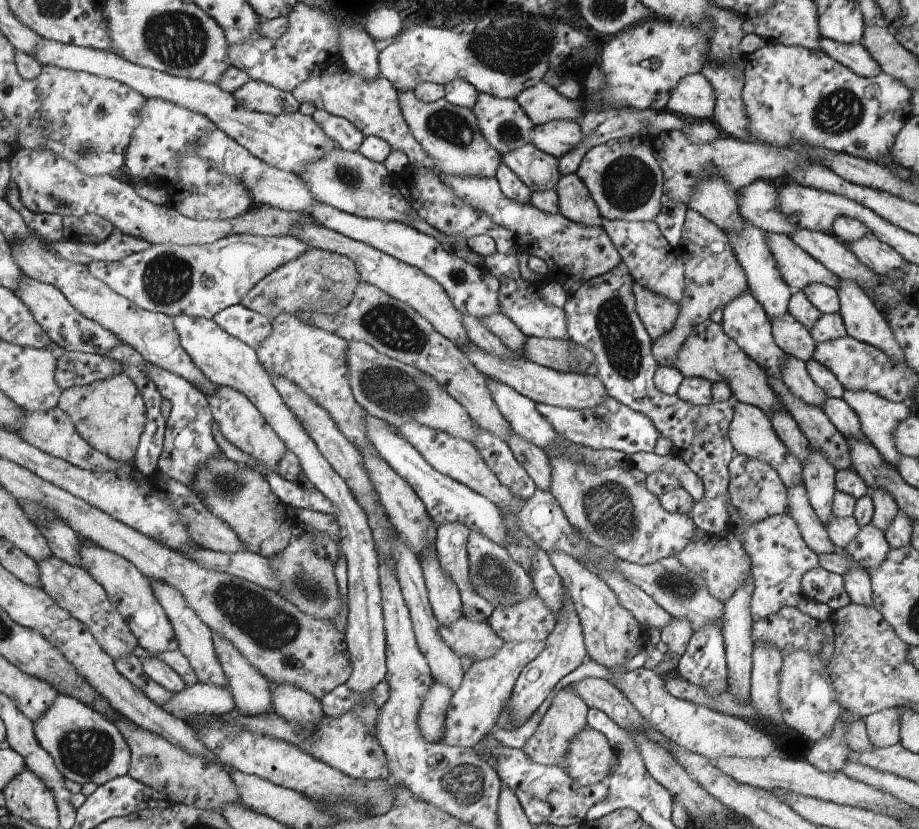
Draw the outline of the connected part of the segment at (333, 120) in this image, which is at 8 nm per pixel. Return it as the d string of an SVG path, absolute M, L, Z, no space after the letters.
M320 108L315 109L311 116L321 125L322 132L332 138L336 145L346 151L354 152L360 148L365 135L353 121L346 120L346 117L336 116Z

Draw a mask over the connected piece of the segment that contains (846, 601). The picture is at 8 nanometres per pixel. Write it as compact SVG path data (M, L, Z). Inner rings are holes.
M820 566L808 570L802 576L802 592L808 599L828 604L832 611L844 608L852 603L844 588L843 576L828 572Z

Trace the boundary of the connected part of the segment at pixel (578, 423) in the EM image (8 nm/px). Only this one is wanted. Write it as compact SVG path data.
M612 397L596 408L585 408L585 410L572 410L542 403L537 404L537 409L540 416L544 416L553 425L557 434L564 436L570 443L590 449L614 449L628 455L640 451L653 452L660 436L650 418Z

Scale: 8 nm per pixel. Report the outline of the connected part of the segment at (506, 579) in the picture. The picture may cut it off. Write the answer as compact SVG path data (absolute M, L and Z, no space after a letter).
M470 532L466 542L466 552L469 552L470 569L473 589L478 596L489 602L494 608L498 606L512 606L522 602L524 598L536 596L531 575L510 558L510 554L503 546L486 538L482 532Z

